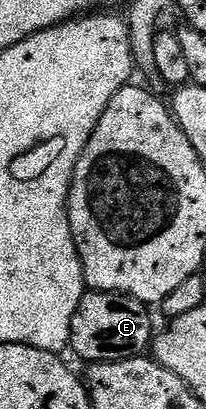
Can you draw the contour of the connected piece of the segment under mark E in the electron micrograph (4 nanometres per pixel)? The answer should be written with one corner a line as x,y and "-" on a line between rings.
91,290
84,293
81,304
71,325
70,349
87,364
96,362
120,362
126,358
137,358
148,353
153,342
151,314
148,303
128,294
114,294

